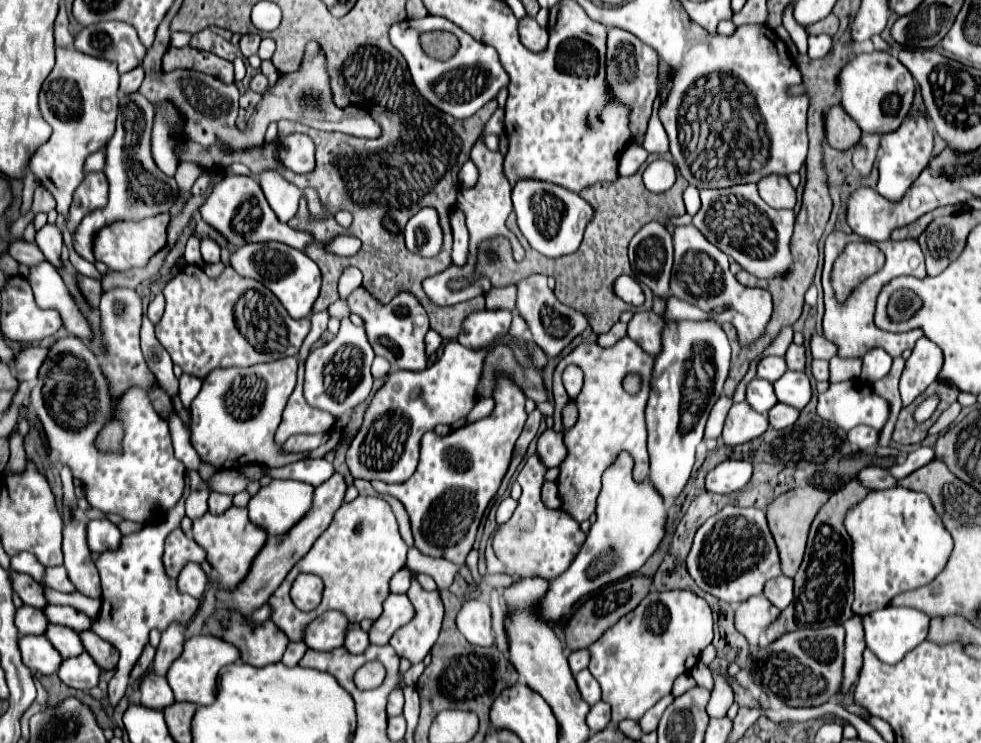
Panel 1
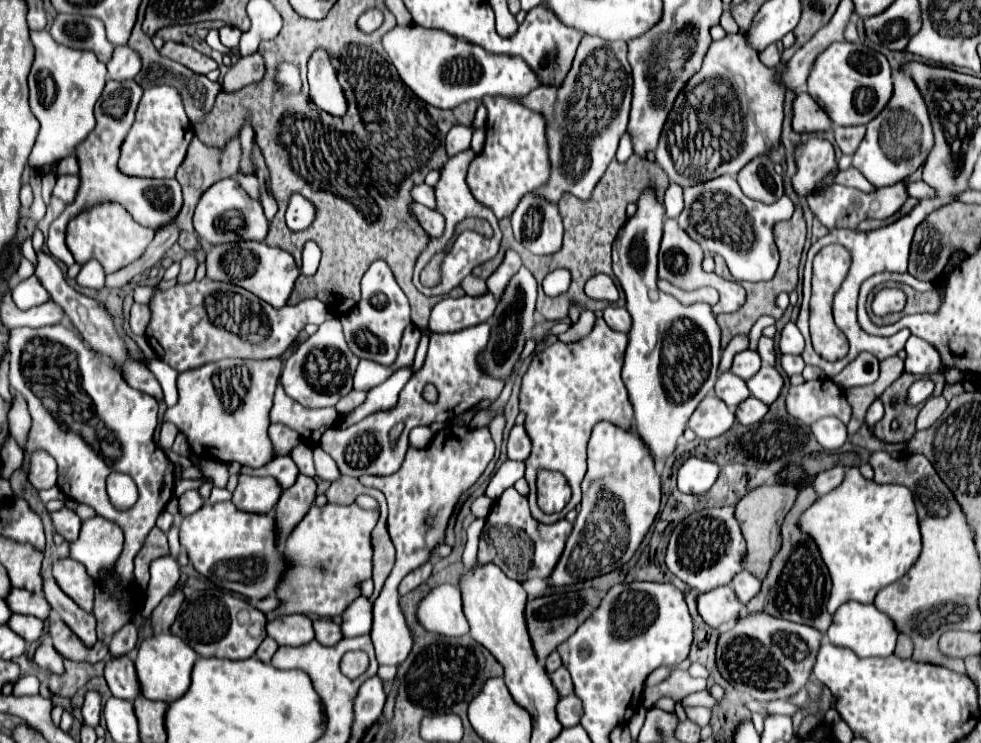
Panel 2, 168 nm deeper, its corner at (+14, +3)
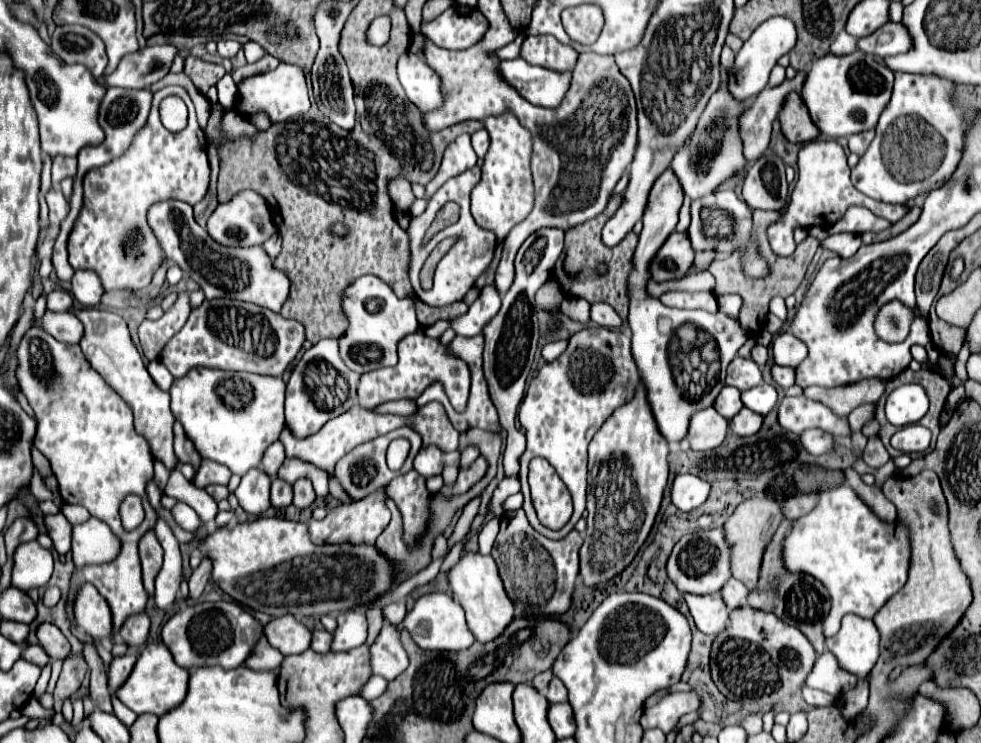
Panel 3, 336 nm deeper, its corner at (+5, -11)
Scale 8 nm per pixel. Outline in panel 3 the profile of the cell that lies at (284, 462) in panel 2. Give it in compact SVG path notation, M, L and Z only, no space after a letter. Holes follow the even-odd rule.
M273 478L271 480L271 504L275 508L285 508L285 506L291 506L291 502L293 502L291 484L281 478Z

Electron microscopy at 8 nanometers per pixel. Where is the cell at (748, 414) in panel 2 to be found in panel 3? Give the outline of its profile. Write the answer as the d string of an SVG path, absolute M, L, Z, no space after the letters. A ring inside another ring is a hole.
M743 408L735 418L729 420L729 424L731 424L731 432L739 436L753 436L759 432L759 426L763 426L763 416L753 414L753 410Z

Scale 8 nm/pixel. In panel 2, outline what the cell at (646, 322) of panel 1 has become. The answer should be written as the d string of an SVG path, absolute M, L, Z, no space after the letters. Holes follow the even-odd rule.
M606 306L602 310L602 316L606 320L606 324L618 332L628 332L630 330L630 314L626 312L626 308L618 308L618 306Z

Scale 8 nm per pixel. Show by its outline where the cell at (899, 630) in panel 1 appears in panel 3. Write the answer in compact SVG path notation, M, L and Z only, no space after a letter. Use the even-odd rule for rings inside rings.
M847 614L841 630L827 638L827 650L837 656L845 670L865 678L875 666L875 660L879 660L879 630L873 620Z

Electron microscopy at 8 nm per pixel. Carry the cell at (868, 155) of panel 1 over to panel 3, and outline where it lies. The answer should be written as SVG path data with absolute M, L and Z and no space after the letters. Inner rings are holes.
M869 130L869 132L861 132L861 134L853 134L849 136L849 150L857 156L863 156L867 152L867 146L871 144L875 136L875 130Z

